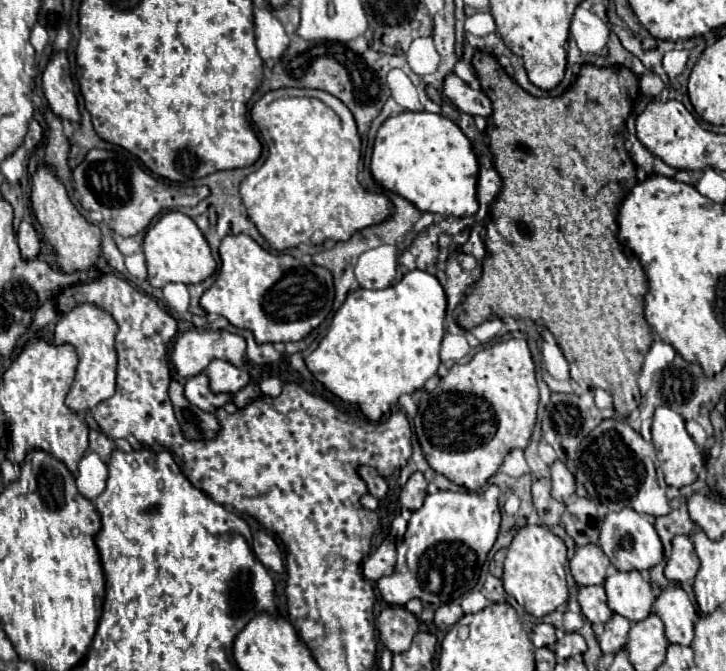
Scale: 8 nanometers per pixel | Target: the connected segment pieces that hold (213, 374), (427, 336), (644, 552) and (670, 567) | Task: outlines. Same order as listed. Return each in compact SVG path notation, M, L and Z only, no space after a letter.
M215 359L205 375L211 381L211 391L213 393L227 393L227 395L235 395L237 391L241 391L247 383L249 383L249 373L241 367L235 367L227 361Z
M409 271L397 285L369 291L355 289L347 295L331 321L329 333L319 347L305 359L307 369L339 399L353 403L369 421L379 421L397 403L403 393L415 393L429 377L437 373L439 349L445 335L445 291L427 271Z
M621 509L617 513L607 513L599 526L599 547L617 571L649 571L663 561L661 539L645 515L639 515L633 509Z
M675 537L673 539L673 551L667 559L667 567L665 567L665 577L671 583L691 583L699 571L701 563L695 555L695 547L691 537Z

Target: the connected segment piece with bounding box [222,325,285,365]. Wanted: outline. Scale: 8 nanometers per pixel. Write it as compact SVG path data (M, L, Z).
M228 325L222 331L243 335L243 337L247 339L247 357L249 357L253 363L257 363L257 365L271 365L271 363L281 363L281 361L285 361L283 353L279 353L271 343L257 345L257 343L253 341L253 335L251 335L249 331L237 329L232 325Z

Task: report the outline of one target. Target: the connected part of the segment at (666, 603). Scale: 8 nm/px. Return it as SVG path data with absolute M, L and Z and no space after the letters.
M669 587L661 591L653 605L653 613L663 621L669 643L691 645L697 611L681 587Z

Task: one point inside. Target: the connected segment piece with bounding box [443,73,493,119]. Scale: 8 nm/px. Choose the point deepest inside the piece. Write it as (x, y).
(473, 103)

